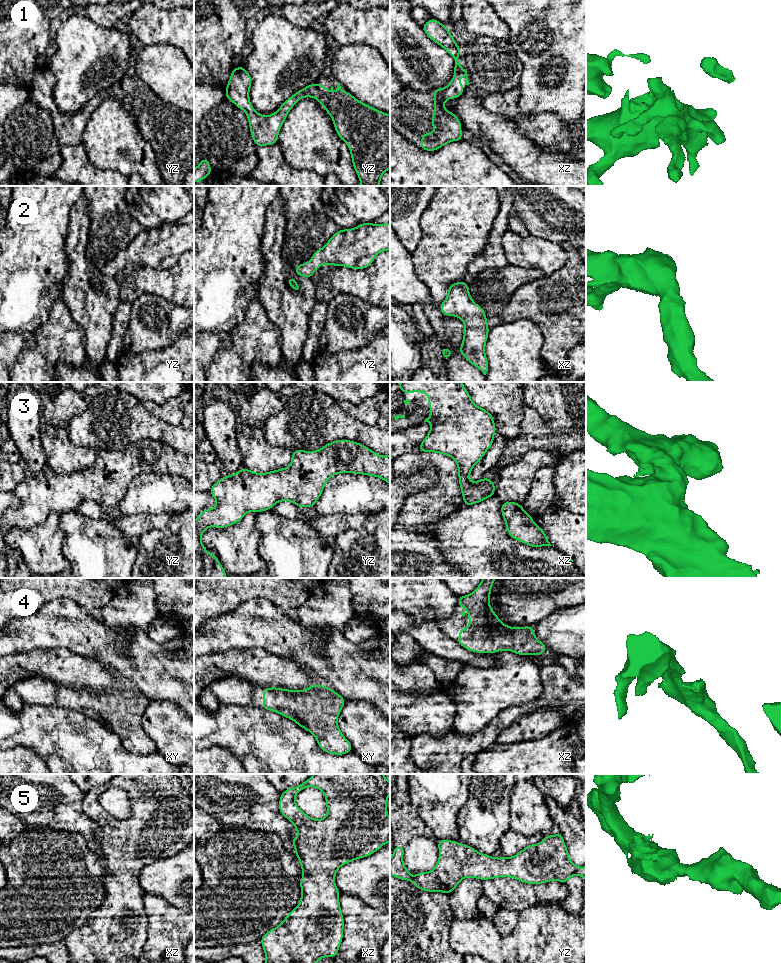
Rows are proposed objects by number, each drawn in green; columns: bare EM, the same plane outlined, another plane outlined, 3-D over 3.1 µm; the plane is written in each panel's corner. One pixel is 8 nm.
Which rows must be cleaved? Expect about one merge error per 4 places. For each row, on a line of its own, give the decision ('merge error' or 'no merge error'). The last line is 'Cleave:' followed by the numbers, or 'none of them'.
1: no merge error
2: no merge error
3: no merge error
4: no merge error
5: no merge error
Cleave: none of them

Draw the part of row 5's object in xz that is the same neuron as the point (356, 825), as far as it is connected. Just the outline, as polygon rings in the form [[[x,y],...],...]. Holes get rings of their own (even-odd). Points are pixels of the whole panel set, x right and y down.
[[[314,774],[305,782],[281,793],[279,811],[298,831],[298,836],[290,841],[303,871],[300,879],[301,899],[280,925],[260,939],[265,952],[265,963],[317,963],[323,957],[334,958],[338,954],[343,940],[344,918],[339,903],[340,891],[335,886],[336,871],[351,861],[370,856],[390,842],[390,819],[387,812],[389,794],[390,782],[383,774]],[[307,787],[316,787],[324,793],[327,807],[325,818],[313,819],[295,803],[297,793]]]

